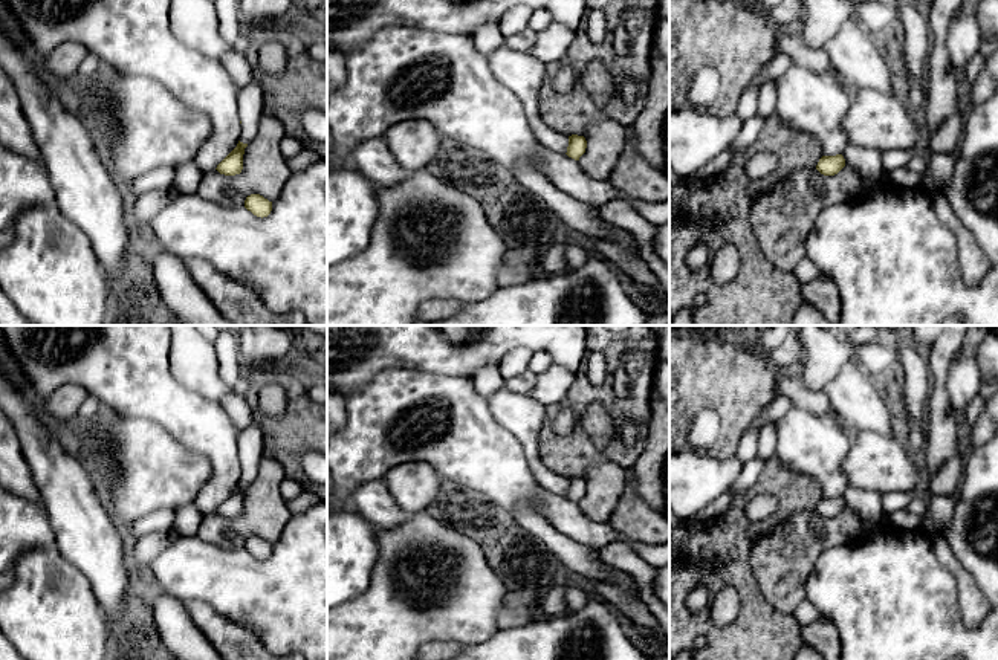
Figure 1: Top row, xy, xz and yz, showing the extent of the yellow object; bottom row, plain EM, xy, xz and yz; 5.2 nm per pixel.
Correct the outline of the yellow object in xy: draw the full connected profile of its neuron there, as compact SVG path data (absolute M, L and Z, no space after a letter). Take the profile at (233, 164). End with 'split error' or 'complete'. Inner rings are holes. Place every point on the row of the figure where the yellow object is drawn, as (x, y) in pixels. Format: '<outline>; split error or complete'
M252 81L238 90L241 134L237 147L217 165L215 170L220 174L235 176L241 173L245 148L254 139L263 115L263 90Z; split error

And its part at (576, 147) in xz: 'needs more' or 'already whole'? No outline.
already whole

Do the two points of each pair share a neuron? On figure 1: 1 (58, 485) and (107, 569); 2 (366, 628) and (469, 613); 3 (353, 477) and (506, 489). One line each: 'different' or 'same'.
1: same
2: same
3: same

